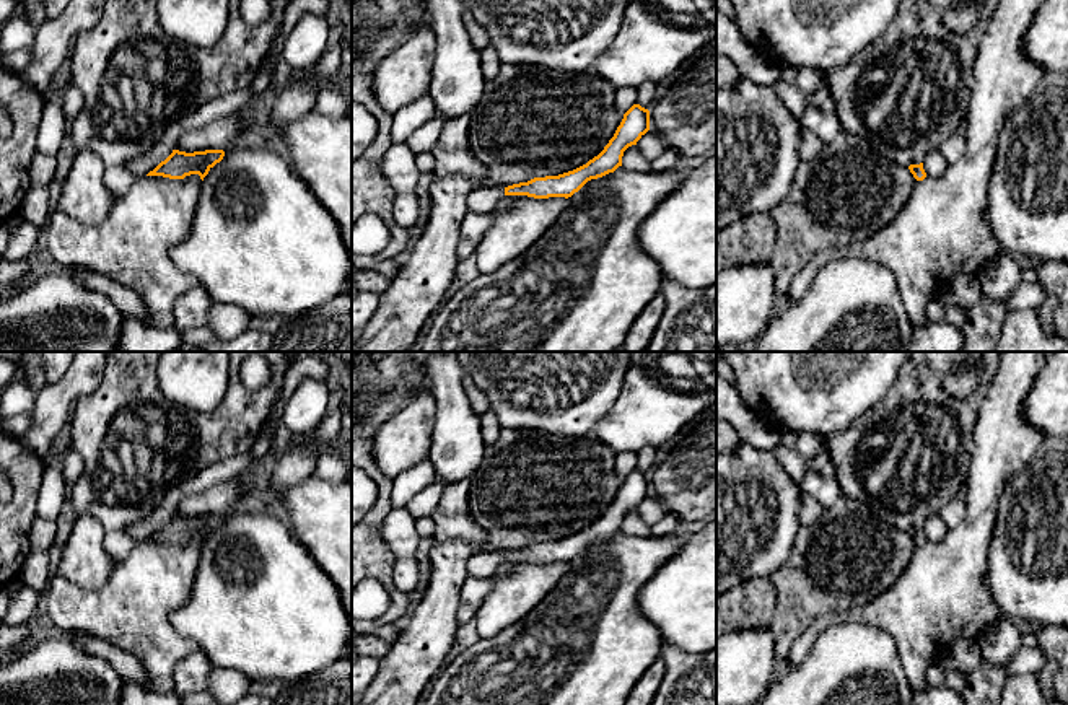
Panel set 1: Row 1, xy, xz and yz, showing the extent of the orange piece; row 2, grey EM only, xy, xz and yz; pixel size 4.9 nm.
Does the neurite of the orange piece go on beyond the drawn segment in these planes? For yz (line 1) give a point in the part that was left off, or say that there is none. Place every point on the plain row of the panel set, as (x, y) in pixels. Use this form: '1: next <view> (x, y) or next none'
1: next none

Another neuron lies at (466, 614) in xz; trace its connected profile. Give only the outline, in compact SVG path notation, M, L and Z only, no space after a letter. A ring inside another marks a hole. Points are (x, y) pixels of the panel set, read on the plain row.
M461 602L456 614L457 625L459 627L472 625L479 607L480 606L471 606L471 604Z

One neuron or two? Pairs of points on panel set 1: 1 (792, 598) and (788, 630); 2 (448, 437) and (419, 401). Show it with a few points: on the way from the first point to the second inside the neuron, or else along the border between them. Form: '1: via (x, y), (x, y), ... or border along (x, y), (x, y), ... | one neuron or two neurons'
1: via (792, 606), (790, 622) | one neuron
2: border along (432, 393), (435, 417), (433, 443), (428, 456) | two neurons

